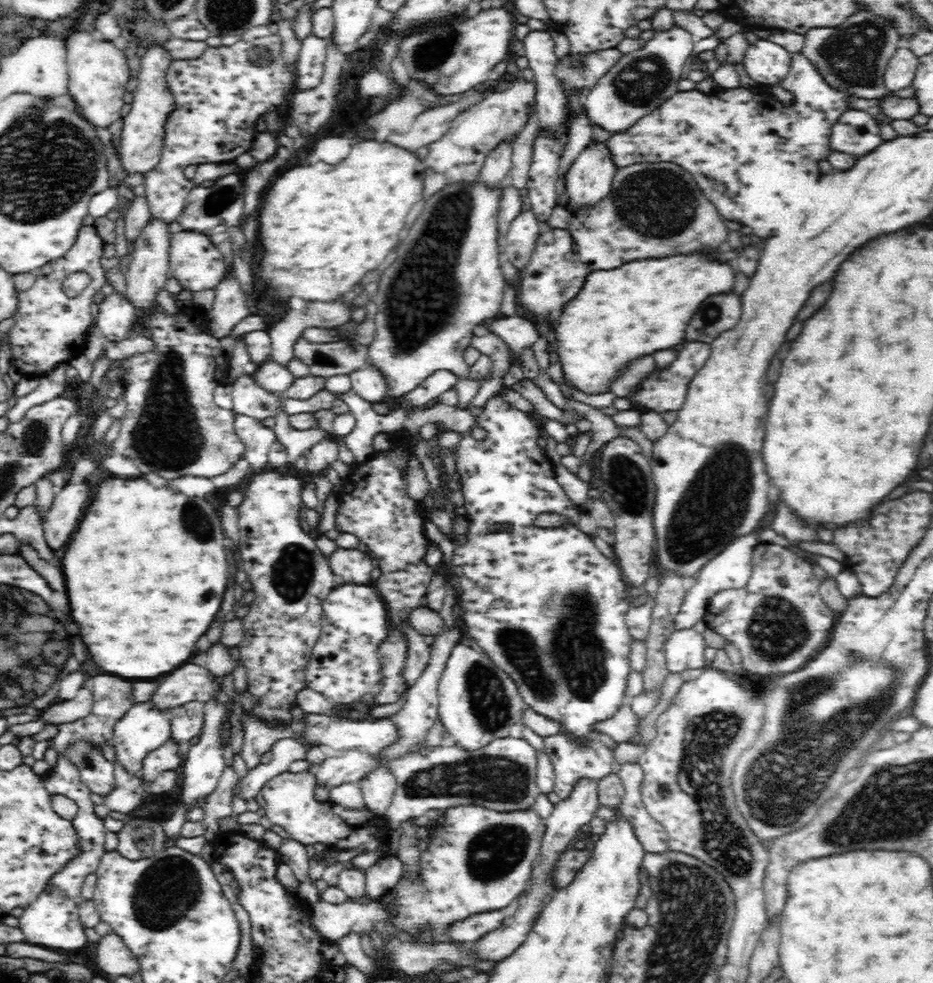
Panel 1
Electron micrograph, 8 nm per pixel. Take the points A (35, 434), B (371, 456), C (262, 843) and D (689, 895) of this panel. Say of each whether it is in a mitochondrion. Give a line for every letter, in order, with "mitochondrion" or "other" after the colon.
A: mitochondrion
B: other
C: other
D: mitochondrion

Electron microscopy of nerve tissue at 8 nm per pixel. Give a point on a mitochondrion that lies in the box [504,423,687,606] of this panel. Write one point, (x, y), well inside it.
(627, 478)

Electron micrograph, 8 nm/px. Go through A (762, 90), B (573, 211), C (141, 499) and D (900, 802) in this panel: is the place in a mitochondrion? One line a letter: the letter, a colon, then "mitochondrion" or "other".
A: other
B: other
C: other
D: mitochondrion

